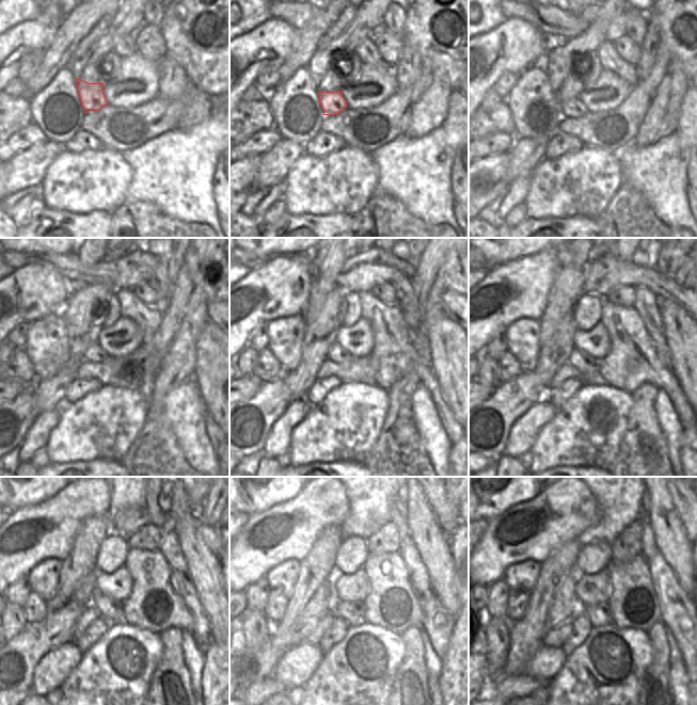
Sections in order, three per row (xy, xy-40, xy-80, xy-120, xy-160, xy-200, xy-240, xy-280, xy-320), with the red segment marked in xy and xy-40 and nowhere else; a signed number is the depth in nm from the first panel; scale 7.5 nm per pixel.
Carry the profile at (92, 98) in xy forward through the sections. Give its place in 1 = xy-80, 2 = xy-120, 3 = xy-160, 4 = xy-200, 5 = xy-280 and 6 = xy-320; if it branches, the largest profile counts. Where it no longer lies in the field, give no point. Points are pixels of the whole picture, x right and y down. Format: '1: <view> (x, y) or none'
1: xy-80 (574, 108)
2: xy-120 (95, 354)
3: xy-160 (336, 354)
4: xy-200 (584, 363)
5: xy-280 (353, 612)
6: xy-320 (599, 614)

